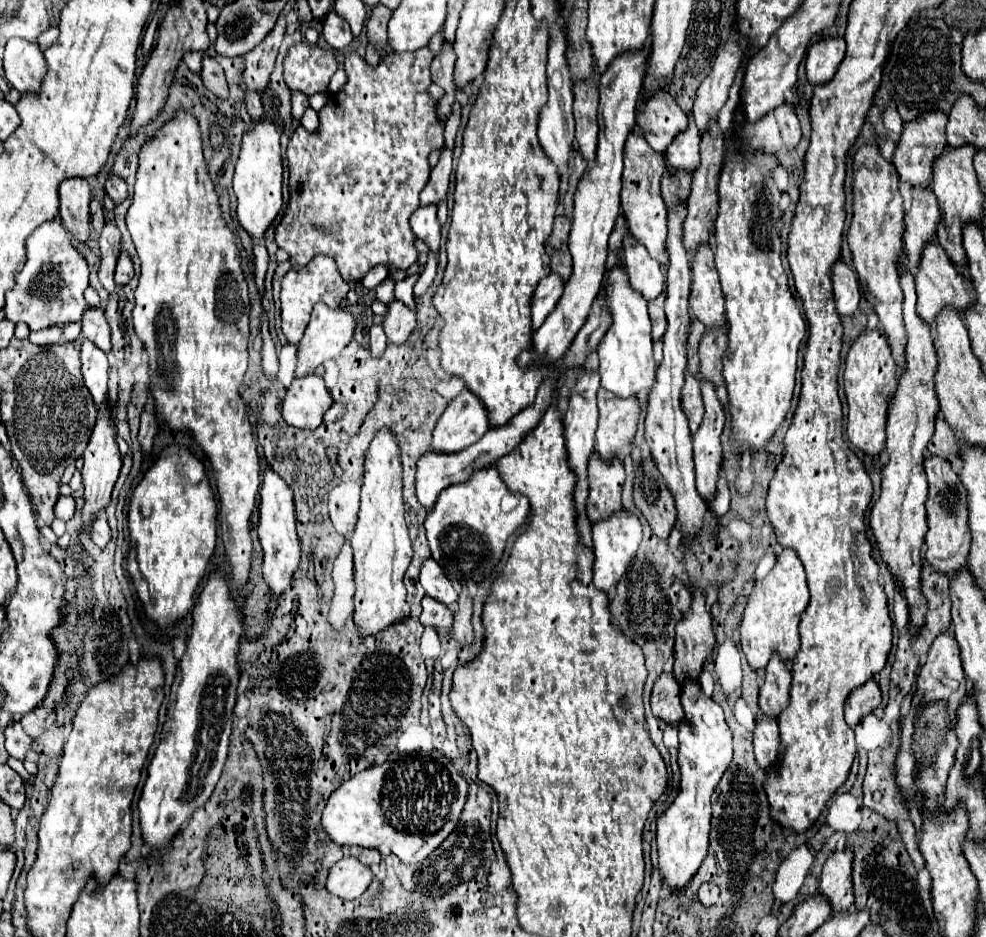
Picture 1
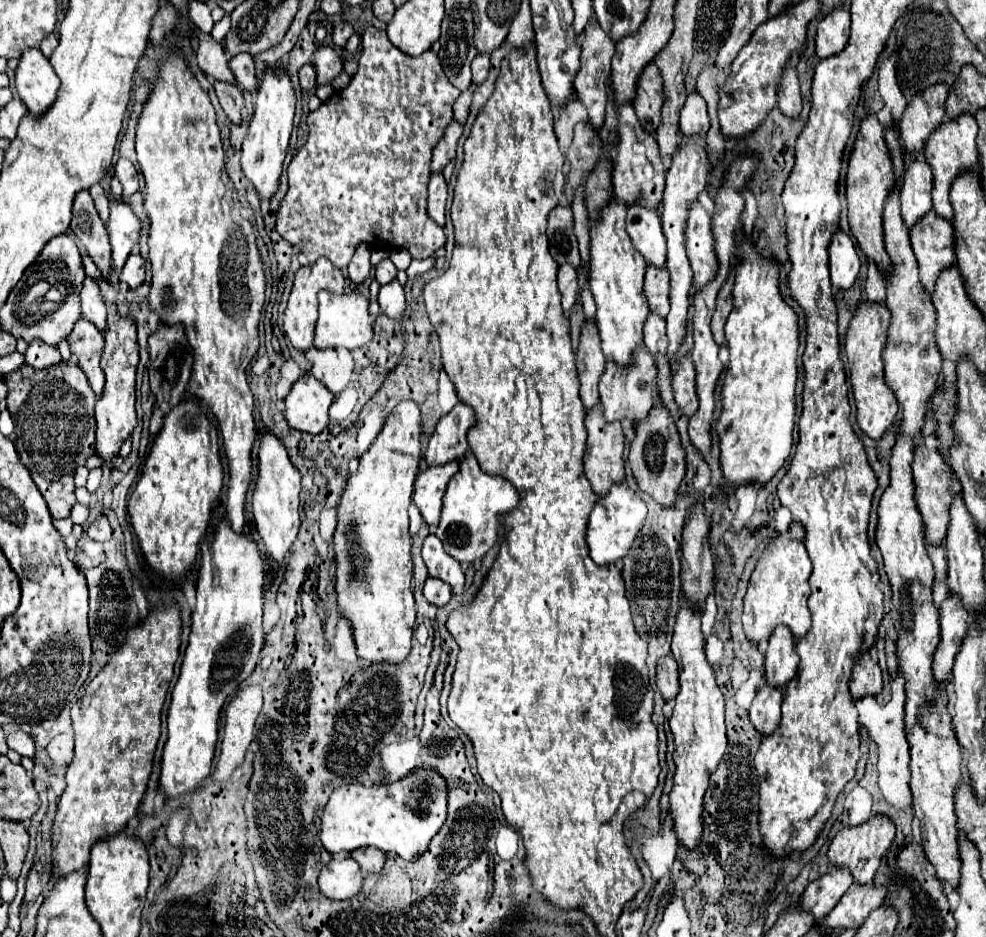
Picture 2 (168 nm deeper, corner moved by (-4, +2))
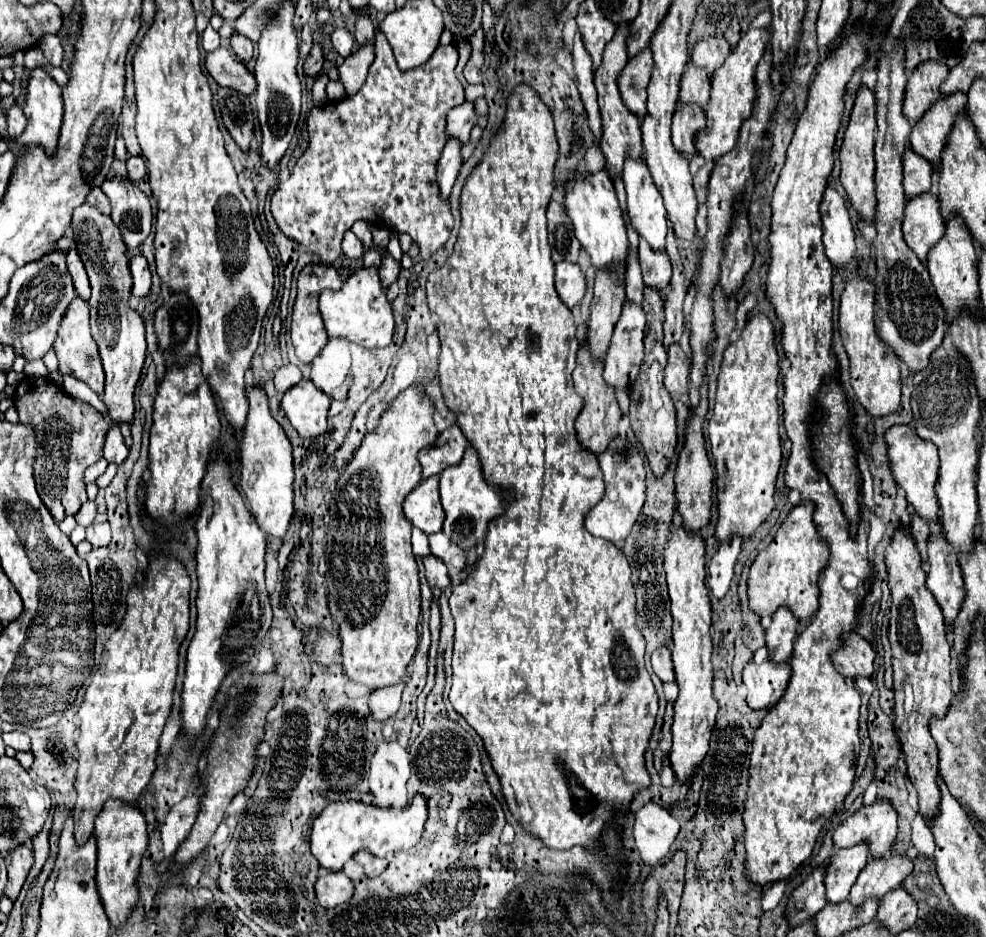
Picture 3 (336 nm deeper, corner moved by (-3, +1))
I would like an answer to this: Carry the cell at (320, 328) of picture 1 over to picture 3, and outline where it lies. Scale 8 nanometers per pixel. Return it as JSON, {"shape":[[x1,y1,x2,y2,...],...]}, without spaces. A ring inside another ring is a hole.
{"shape":[[362,268,348,276,338,292,324,290,320,294,320,312,330,336,342,336,366,348,384,348,392,342,394,314,386,298,386,288,380,284,378,268]]}

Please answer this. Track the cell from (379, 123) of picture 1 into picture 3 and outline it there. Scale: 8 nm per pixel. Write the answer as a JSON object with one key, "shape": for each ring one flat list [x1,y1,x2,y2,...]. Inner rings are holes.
{"shape":[[378,32,376,36,376,60,372,62,370,70,368,70,368,78,364,82,364,86,358,90,356,96,348,96,348,98,342,98,338,102,326,102,322,108,312,108,310,116,308,116,308,136,310,136,310,144,306,148,306,152,302,154,302,158,296,162,290,178,282,180,272,196,272,214,276,218,276,224,280,226,280,230,292,238,294,242,306,246,310,252,318,254,322,258,324,264,328,262,334,262,338,256,340,256,340,242,342,242,342,236,346,230,352,228,352,224,356,220,366,220,374,226,384,226,384,228,390,228,390,230,398,230,398,232,408,232,412,236,412,240,420,246,420,258,430,258,438,248,442,248,450,236,450,230,454,226,454,216,450,212,450,202,448,200,442,200,442,196,438,196,438,180,436,180,436,164,440,160,440,154,442,154,442,148,446,144,446,114,448,110,452,110,454,106,462,104,464,102,464,86,458,82,456,74,454,74,454,68,458,64,458,48,454,44,446,44,446,46,438,46,436,52,432,54,432,58,414,68,414,70,408,70,408,72,402,72,398,66,396,66,396,60,394,60,394,54,392,54,392,48,390,44,386,42,386,38,382,36,382,32]]}

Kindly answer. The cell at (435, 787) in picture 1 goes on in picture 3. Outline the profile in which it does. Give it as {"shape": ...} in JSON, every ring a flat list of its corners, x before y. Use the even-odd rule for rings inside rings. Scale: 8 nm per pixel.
{"shape":[[414,796,412,804,398,812,392,808,368,806,364,802,354,802,354,800,332,802,322,810,322,814,312,824,310,850,322,868,340,872,342,866,358,850,368,850,378,858,386,858,390,852,408,850,416,846,424,832,426,816,428,816,428,810,426,810,424,796]]}

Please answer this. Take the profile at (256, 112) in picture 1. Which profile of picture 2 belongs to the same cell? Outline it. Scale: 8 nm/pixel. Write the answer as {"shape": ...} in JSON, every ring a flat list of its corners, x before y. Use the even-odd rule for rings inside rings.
{"shape":[[247,53,235,55,229,61,229,67,231,67,233,75,235,75,235,83,243,91,255,95,255,91,257,91,257,73,255,73,255,63,253,63,251,55,247,55]]}

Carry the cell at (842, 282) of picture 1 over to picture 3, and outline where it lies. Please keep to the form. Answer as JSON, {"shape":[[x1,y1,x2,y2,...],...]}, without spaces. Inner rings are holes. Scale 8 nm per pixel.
{"shape":[[826,186,822,202,820,202,820,214,824,224,824,248,830,262,840,268,842,264,850,262,856,252,854,244,854,228,850,222,850,214,846,208,844,198,830,186]]}

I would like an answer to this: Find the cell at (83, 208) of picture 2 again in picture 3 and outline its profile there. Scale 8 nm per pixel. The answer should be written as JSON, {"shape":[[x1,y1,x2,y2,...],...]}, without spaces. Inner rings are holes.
{"shape":[[82,204,74,210,72,216,74,242,78,254,84,262,84,268,90,278,92,296,90,296,90,328,92,336,100,348,106,388,102,394,104,404,108,406,108,418,114,422,132,422,134,416,134,390,144,366,146,354,146,330,142,316,128,306,132,290,132,274,126,258,126,244,118,226,90,204]]}

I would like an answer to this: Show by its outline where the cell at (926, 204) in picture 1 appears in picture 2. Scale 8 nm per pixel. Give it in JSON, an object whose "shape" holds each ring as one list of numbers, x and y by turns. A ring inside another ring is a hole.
{"shape":[[915,161,905,173,905,181,901,185,901,215,905,225,911,229,915,221,919,221,927,211,933,209,931,203,933,193,933,173,929,163]]}

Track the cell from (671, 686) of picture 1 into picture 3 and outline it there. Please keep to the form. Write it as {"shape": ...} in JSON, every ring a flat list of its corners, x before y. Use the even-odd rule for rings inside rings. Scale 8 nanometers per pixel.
{"shape":[[660,646,652,652,652,670,662,682,672,682,674,680,674,666,670,658,670,650,666,646]]}

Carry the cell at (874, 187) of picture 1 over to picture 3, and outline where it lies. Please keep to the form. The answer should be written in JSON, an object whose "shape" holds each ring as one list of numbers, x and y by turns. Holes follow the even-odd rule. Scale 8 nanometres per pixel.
{"shape":[[864,84,860,86,854,108,850,114,850,122,844,134,844,142,840,148,840,164,842,164,842,186,846,188,854,210,860,218,872,220,876,216,876,188,874,188,874,134,876,134,876,100,874,92,868,90]]}

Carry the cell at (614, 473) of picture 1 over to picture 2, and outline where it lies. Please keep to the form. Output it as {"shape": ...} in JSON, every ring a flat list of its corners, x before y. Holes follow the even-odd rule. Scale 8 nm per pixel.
{"shape":[[601,405,593,407,587,415,585,415,585,427,587,427,587,449,585,449,585,475,595,491,595,495,599,499,603,499,603,495,607,495,609,487,615,483,621,483,625,477,625,467,623,467,623,445,625,445,625,437,623,437,623,429,619,421,607,423,603,417,603,409]]}

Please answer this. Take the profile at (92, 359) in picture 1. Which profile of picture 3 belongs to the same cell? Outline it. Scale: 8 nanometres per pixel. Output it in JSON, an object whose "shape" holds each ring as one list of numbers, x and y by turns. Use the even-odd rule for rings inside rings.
{"shape":[[74,296,74,304,70,304,70,308,66,310,66,316,62,318,62,324,58,328,58,338,60,338,60,342,54,342,54,350,56,350,56,356,60,362,60,372,86,382,96,394,102,394,104,392,102,360,98,356,98,346,90,334,88,304,80,296]]}

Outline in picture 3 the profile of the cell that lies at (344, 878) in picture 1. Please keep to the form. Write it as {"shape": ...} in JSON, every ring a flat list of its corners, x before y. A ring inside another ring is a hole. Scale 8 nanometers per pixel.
{"shape":[[322,872,316,880,316,898,322,908,334,908,352,898,354,886,344,872]]}

